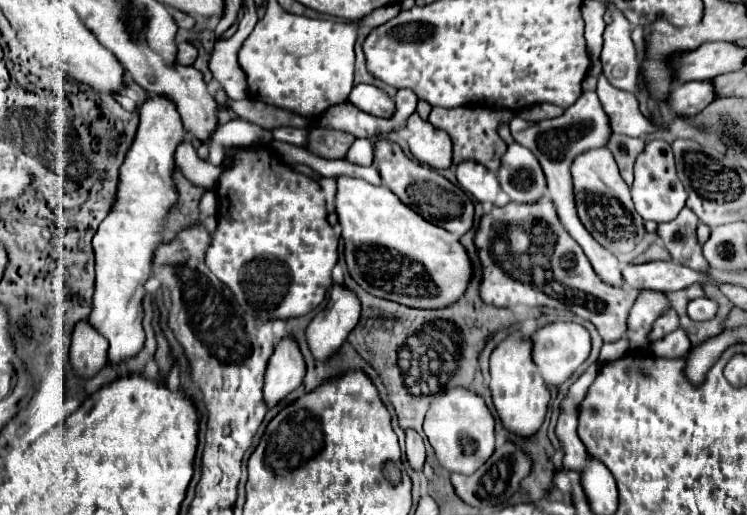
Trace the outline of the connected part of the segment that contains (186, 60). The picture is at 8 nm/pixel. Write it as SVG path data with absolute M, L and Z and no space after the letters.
M184 41L184 43L180 43L180 45L178 45L176 61L178 61L180 65L192 65L192 63L194 63L194 59L196 59L196 55L198 55L198 49L196 49L192 43Z

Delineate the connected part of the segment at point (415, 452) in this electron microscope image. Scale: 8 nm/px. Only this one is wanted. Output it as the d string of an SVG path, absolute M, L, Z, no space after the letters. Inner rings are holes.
M406 429L406 457L414 469L422 469L424 465L424 443L422 437L414 429Z

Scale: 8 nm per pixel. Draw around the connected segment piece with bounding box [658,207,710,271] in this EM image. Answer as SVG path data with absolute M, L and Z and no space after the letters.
M684 207L674 221L658 225L658 235L678 263L696 271L706 271L710 267L702 255L702 247L696 241L696 225L698 217Z

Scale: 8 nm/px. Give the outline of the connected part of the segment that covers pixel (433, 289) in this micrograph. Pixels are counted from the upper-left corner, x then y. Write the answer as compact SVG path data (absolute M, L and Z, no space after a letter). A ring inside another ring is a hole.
M354 177L338 179L336 211L342 225L348 271L370 295L406 307L442 309L466 293L474 265L460 237L414 213L384 185L374 187Z

